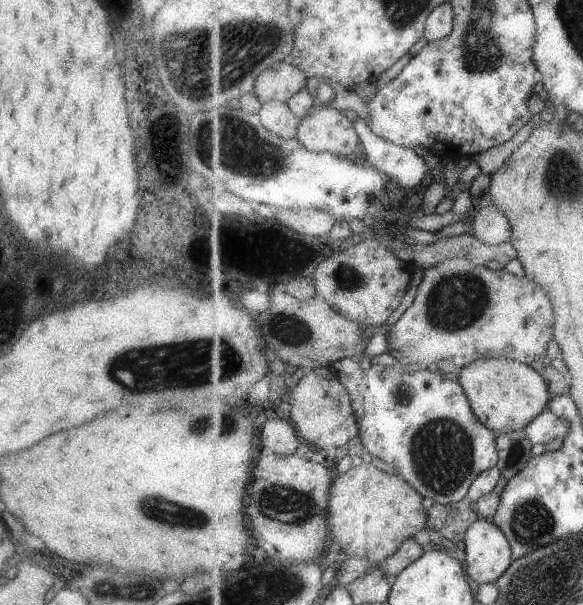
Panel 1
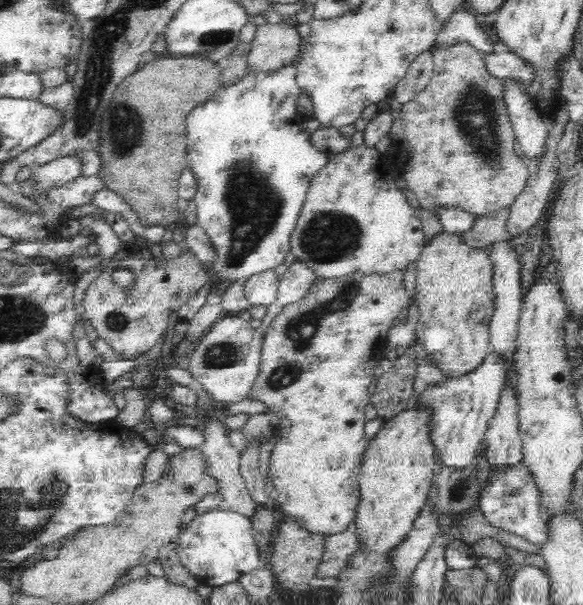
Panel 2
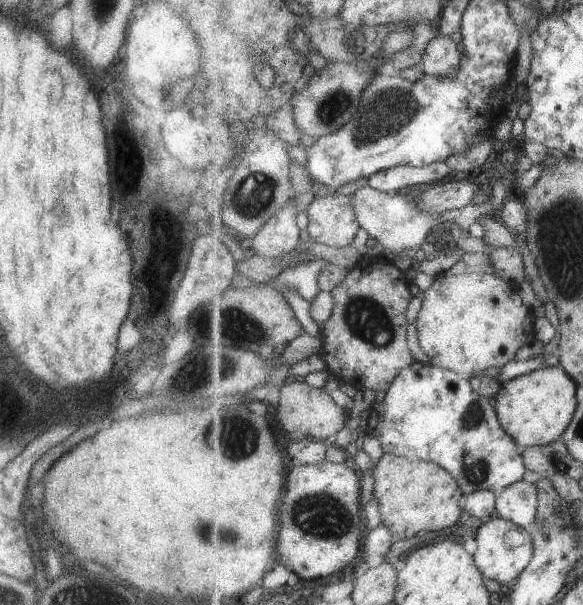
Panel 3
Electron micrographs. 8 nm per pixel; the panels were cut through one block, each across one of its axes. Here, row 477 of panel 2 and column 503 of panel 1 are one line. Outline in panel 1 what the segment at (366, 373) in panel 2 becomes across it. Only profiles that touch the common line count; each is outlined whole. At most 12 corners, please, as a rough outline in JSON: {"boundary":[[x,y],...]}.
{"boundary":[[469,258],[423,270],[386,353],[529,365],[554,339],[539,284]]}

